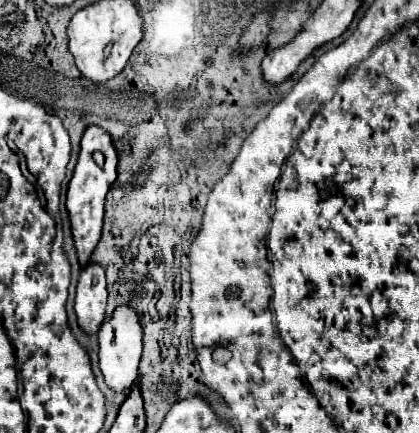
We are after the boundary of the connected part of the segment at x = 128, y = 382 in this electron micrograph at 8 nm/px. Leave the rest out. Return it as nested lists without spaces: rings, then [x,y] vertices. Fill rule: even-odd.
[[[116,307],[112,317],[104,319],[98,331],[100,345],[100,371],[114,391],[124,391],[134,385],[138,379],[138,363],[142,357],[142,317],[134,311],[134,307]]]

